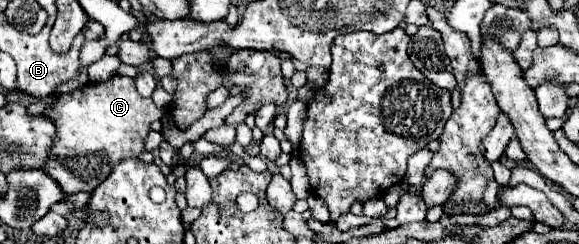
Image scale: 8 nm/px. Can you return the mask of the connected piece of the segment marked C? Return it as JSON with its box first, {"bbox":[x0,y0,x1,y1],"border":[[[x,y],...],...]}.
{"bbox":[42,76,162,202],"border":[[[112,76],[106,82],[86,84],[84,88],[74,90],[70,94],[60,94],[56,106],[44,116],[48,116],[54,122],[56,138],[54,138],[54,142],[50,146],[48,162],[42,166],[42,172],[46,172],[50,178],[56,180],[56,184],[66,194],[64,200],[70,202],[72,194],[78,194],[78,192],[92,194],[92,190],[100,182],[104,182],[106,174],[110,174],[114,164],[118,164],[122,158],[140,156],[140,152],[144,152],[144,140],[148,136],[150,124],[154,120],[162,118],[162,110],[152,102],[152,98],[142,98],[134,90],[134,80],[132,78]]]}

